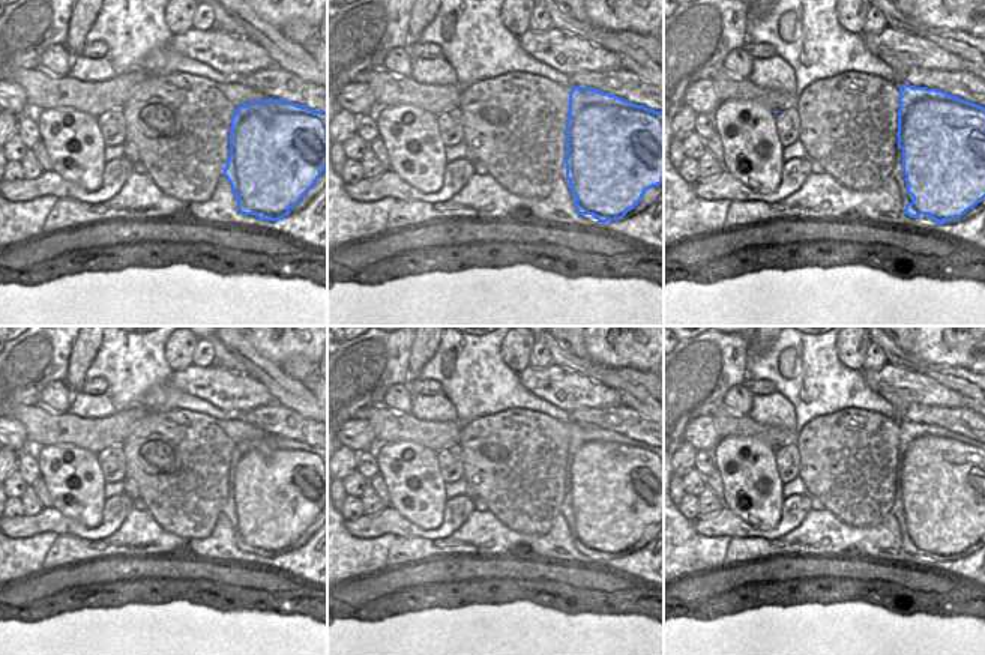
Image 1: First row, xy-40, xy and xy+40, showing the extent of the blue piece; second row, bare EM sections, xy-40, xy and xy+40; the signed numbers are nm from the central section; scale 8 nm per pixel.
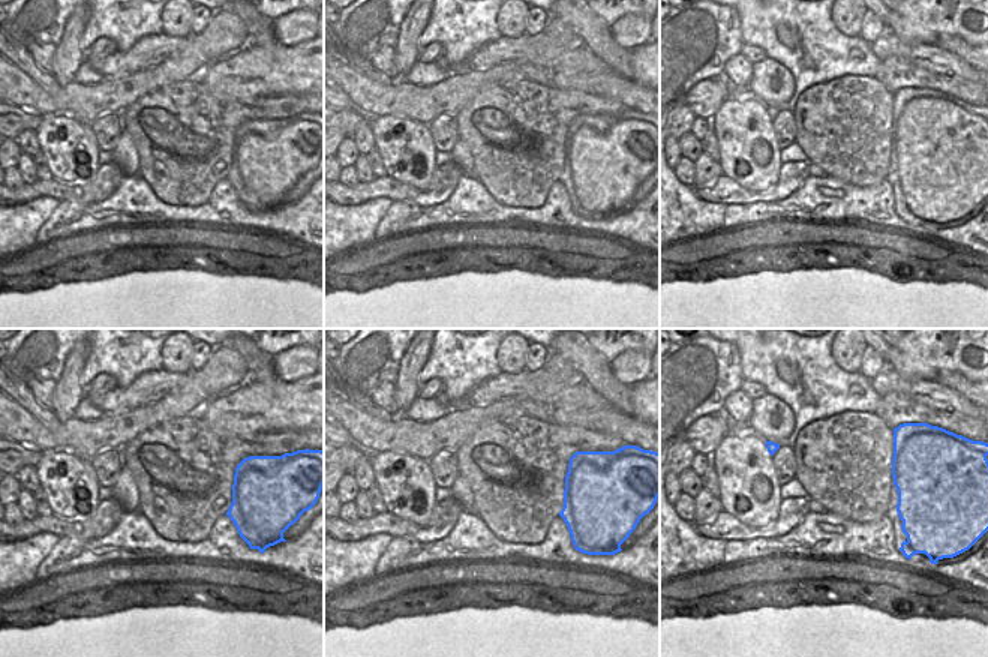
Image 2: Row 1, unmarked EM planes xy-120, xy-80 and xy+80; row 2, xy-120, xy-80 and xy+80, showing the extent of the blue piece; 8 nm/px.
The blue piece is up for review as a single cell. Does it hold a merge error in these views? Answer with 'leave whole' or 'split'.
split

